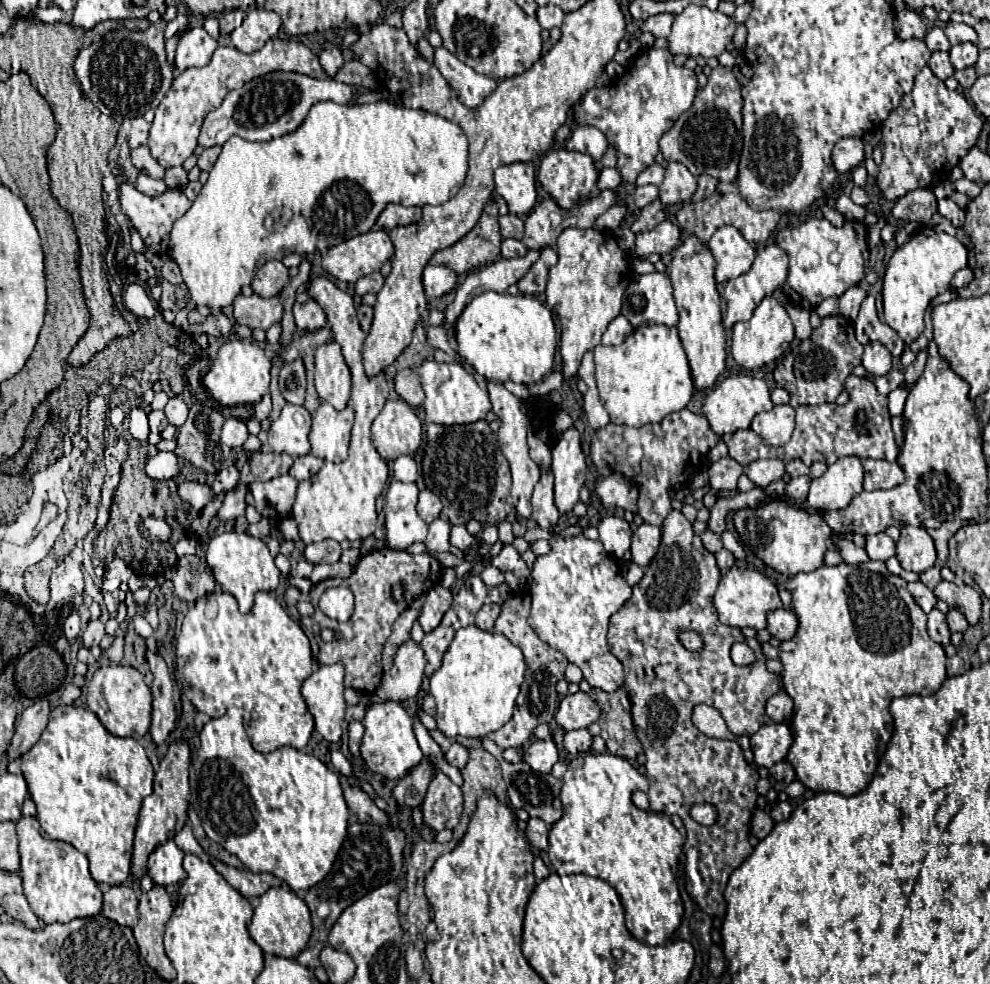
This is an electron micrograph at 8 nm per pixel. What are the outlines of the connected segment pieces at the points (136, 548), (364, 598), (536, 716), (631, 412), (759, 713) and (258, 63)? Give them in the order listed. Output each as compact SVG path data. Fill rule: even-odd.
M130 440L128 442L128 458L124 460L124 464L122 464L122 476L120 476L120 484L118 484L118 488L116 488L116 492L114 492L114 500L112 500L112 507L110 510L110 517L106 528L100 532L98 537L95 540L94 548L95 552L93 554L92 563L96 566L106 566L113 559L116 550L116 556L120 556L134 572L156 572L156 570L160 570L160 560L158 560L158 550L161 544L167 544L162 542L148 542L144 535L142 534L142 520L148 516L156 516L157 518L164 518L171 526L172 532L186 532L184 527L178 523L175 518L175 507L168 503L177 503L174 501L177 497L171 495L169 490L167 481L155 481L151 478L148 478L148 474L144 472L144 448L146 448L146 442L138 442L138 440ZM112 532L116 538L114 540L108 540L109 533Z
M382 548L382 550L374 550L364 554L358 564L354 566L354 572L348 578L328 578L322 580L320 584L316 584L310 590L310 602L314 606L314 616L310 618L300 618L302 628L310 630L320 646L318 652L318 664L342 664L346 670L344 676L344 684L354 688L356 692L362 694L372 694L380 680L382 680L382 662L380 662L380 654L382 654L382 646L388 640L388 636L392 634L392 624L394 620L400 616L405 608L409 607L412 598L416 598L416 594L424 594L424 580L426 580L426 592L430 588L434 588L440 580L442 580L442 566L436 564L436 558L430 556L428 552L424 554L408 554L404 550L392 550L392 548ZM404 582L406 584L406 592L403 599L403 605L394 602L390 596L390 590L394 584ZM332 586L348 586L356 598L356 606L354 606L354 614L350 616L348 622L340 624L336 620L330 620L320 608L318 608L318 600L320 594L326 588ZM322 628L332 628L336 632L342 634L340 640L336 642L322 642L320 640L320 630Z
M516 594L508 602L504 602L502 614L498 616L494 630L492 630L496 634L504 634L514 646L518 646L526 658L526 664L528 664L528 672L526 672L524 684L520 686L520 696L516 700L514 718L508 724L504 724L500 730L488 734L488 738L494 740L502 750L506 750L506 748L520 750L526 742L530 742L530 736L532 736L536 726L544 724L544 722L548 724L554 718L556 704L558 704L556 682L560 678L564 678L564 670L568 666L568 660L558 650L550 648L546 642L542 642L536 636L536 632L528 624L528 616L530 616L530 596L528 594L520 594L520 596Z
M658 324L642 326L618 346L596 348L594 364L600 402L608 410L614 424L630 428L656 424L668 414L686 408L694 394L690 366L676 328Z
M670 510L666 520L662 522L662 542L658 548L658 554L654 556L652 564L646 568L644 578L640 584L632 588L630 600L610 618L610 630L608 630L608 646L610 652L622 662L626 672L624 690L630 696L632 702L632 718L636 726L636 736L644 748L646 754L646 770L648 770L648 782L650 790L650 810L652 812L664 812L668 816L678 814L686 828L686 876L690 878L690 896L694 902L710 916L724 916L726 914L726 900L722 896L730 874L752 854L750 844L750 820L752 812L756 808L756 782L758 772L744 760L742 748L736 740L716 740L708 738L698 732L698 728L692 724L692 708L696 704L708 704L714 706L728 730L734 736L752 736L758 732L760 726L770 724L764 706L770 696L774 696L780 690L780 676L770 672L766 668L766 658L762 654L760 642L756 638L744 638L738 628L730 628L720 624L716 616L716 608L712 604L714 592L720 582L720 568L716 566L714 554L710 554L704 546L700 536L694 534L692 524L684 518L680 510ZM682 630L694 630L702 636L704 646L702 650L686 650L680 644L680 632ZM734 642L746 642L754 654L756 660L750 666L736 666L730 658L730 648ZM692 804L712 804L718 812L718 818L712 826L696 824L690 816Z
M270 38L266 42L264 50L244 54L234 46L218 46L212 54L212 62L202 68L188 68L182 74L178 74L170 86L170 92L156 108L156 118L150 128L148 146L152 152L152 158L162 168L172 168L184 164L184 160L194 152L196 148L196 134L200 130L200 124L204 116L212 110L216 110L230 88L242 88L252 78L258 78L266 72L274 70L286 70L286 72L298 72L312 78L322 78L324 70L318 62L318 56L312 54L310 48L306 48L302 42L296 40L280 40Z

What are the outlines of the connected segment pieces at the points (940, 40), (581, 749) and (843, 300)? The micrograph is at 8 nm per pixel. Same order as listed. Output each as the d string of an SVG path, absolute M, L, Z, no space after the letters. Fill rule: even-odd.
M932 28L932 30L926 34L924 42L926 42L928 50L932 50L932 52L936 52L936 50L950 50L950 42L948 42L944 30L940 30L940 28Z
M570 730L564 734L564 748L572 754L586 754L592 748L592 736L588 730Z
M860 286L848 288L840 296L840 314L842 316L848 316L850 320L856 320L858 310L860 310L860 304L864 302L864 298L866 298L866 290L864 288L860 288Z

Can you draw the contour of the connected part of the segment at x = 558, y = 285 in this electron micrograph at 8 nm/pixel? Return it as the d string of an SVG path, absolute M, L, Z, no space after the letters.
M566 228L556 242L556 252L560 260L550 268L546 302L560 318L562 374L568 380L576 376L584 352L594 350L600 344L610 320L620 314L620 302L624 288L630 282L630 274L624 250L618 246L616 238L594 228Z

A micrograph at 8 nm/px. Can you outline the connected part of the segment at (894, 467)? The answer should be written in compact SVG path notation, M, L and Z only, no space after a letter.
M864 460L864 490L894 488L904 482L904 472L896 462L888 460Z

